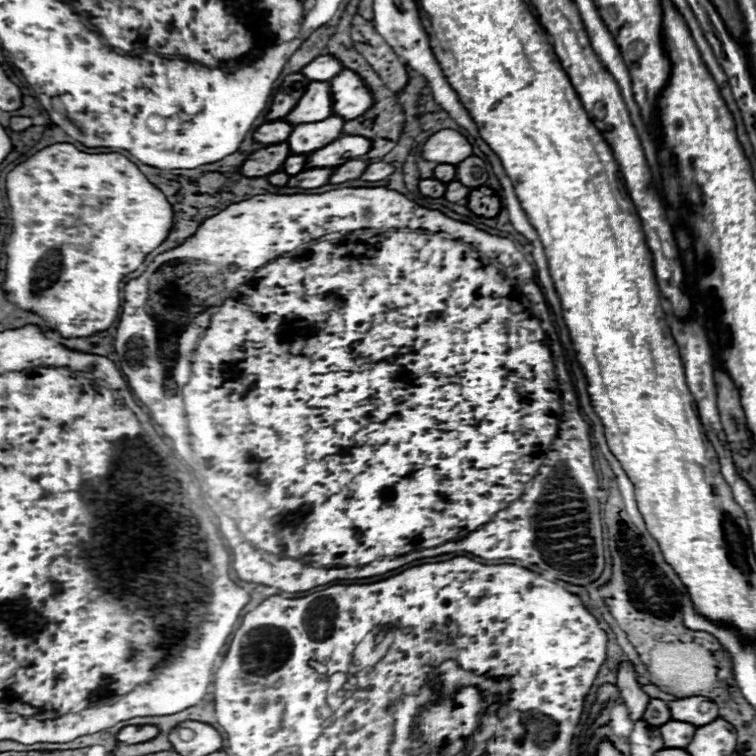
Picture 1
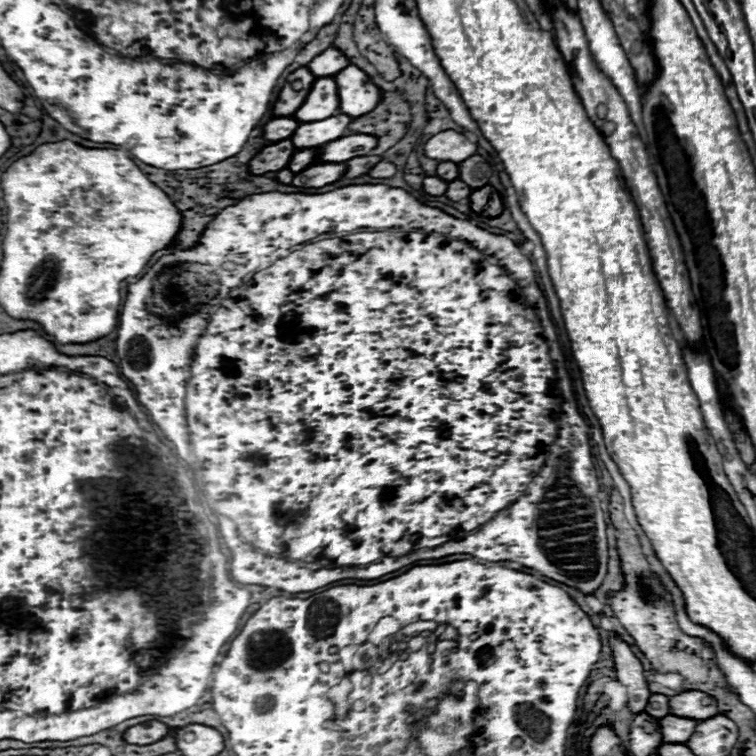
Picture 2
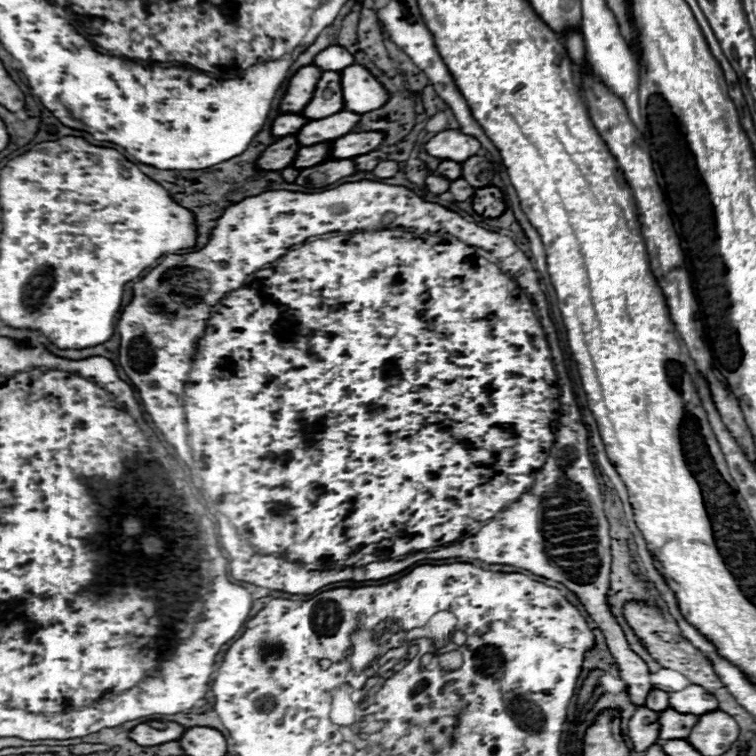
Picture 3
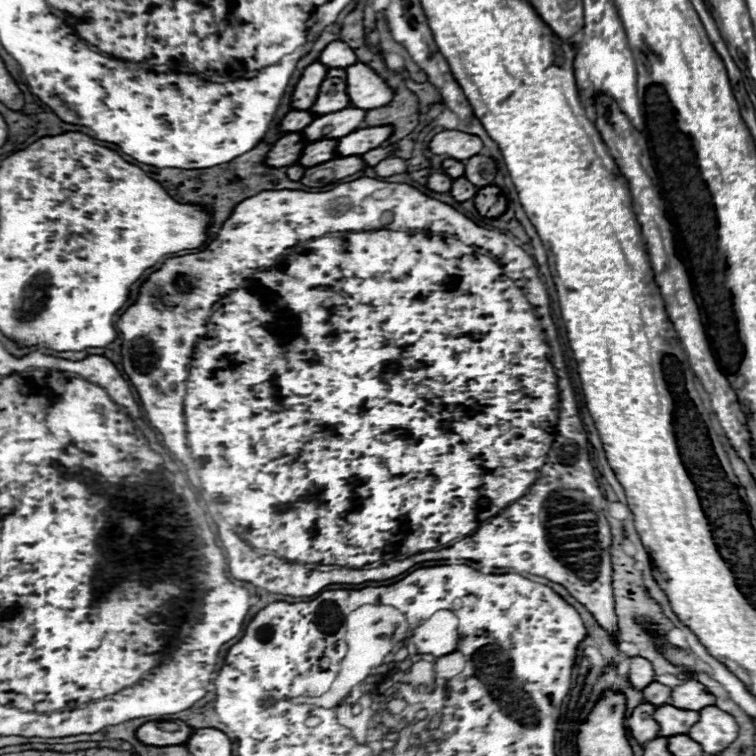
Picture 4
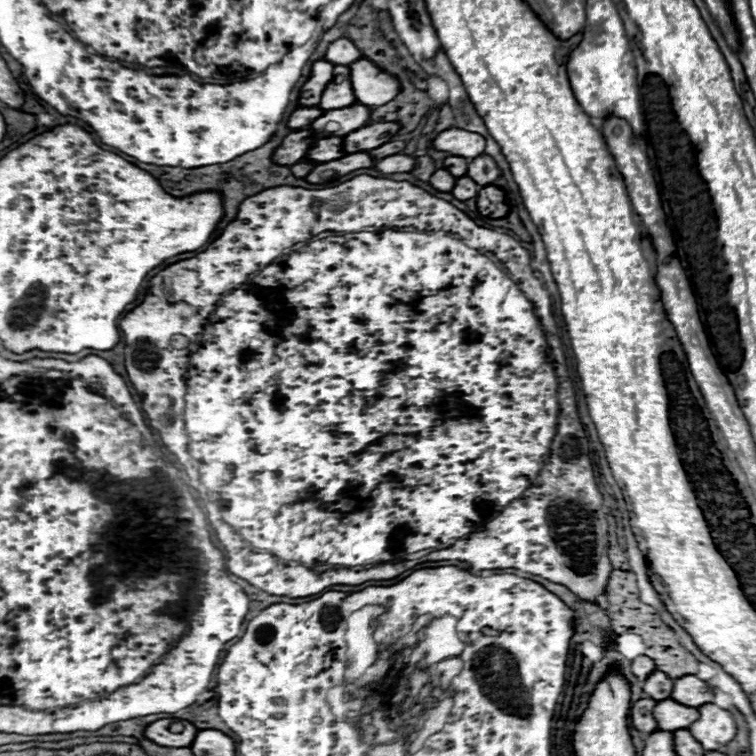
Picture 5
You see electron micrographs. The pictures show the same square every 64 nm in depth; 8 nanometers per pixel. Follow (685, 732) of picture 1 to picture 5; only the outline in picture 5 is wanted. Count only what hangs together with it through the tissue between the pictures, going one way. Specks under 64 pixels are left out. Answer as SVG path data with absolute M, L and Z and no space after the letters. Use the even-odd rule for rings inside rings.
M672 698L660 700L654 706L654 718L658 720L658 728L670 730L670 732L690 728L690 724L698 720L698 716L700 716L698 708L688 708L684 704L678 704Z

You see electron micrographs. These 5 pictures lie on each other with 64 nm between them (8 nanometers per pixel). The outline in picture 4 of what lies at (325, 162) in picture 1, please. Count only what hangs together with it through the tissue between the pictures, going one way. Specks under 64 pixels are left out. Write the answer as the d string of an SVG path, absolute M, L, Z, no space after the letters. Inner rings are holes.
M372 126L350 132L350 136L342 136L342 140L338 140L338 156L366 154L368 150L382 146L392 136L392 130L392 126Z

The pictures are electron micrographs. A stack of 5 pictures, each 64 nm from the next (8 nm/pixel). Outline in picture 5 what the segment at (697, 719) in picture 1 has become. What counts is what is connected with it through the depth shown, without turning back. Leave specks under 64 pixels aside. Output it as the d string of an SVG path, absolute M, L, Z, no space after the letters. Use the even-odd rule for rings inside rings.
M686 674L686 676L680 676L680 678L674 680L672 698L678 700L680 704L698 708L700 704L714 702L714 692L712 692L712 688L710 688L704 680L700 680L698 676Z

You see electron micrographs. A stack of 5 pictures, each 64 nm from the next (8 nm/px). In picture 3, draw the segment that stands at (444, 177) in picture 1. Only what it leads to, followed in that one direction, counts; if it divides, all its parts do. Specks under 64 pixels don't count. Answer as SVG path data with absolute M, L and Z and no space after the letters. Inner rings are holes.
M442 160L436 172L440 176L448 176L448 180L454 180L454 178L460 178L462 176L462 164L460 162L454 162L454 160Z

